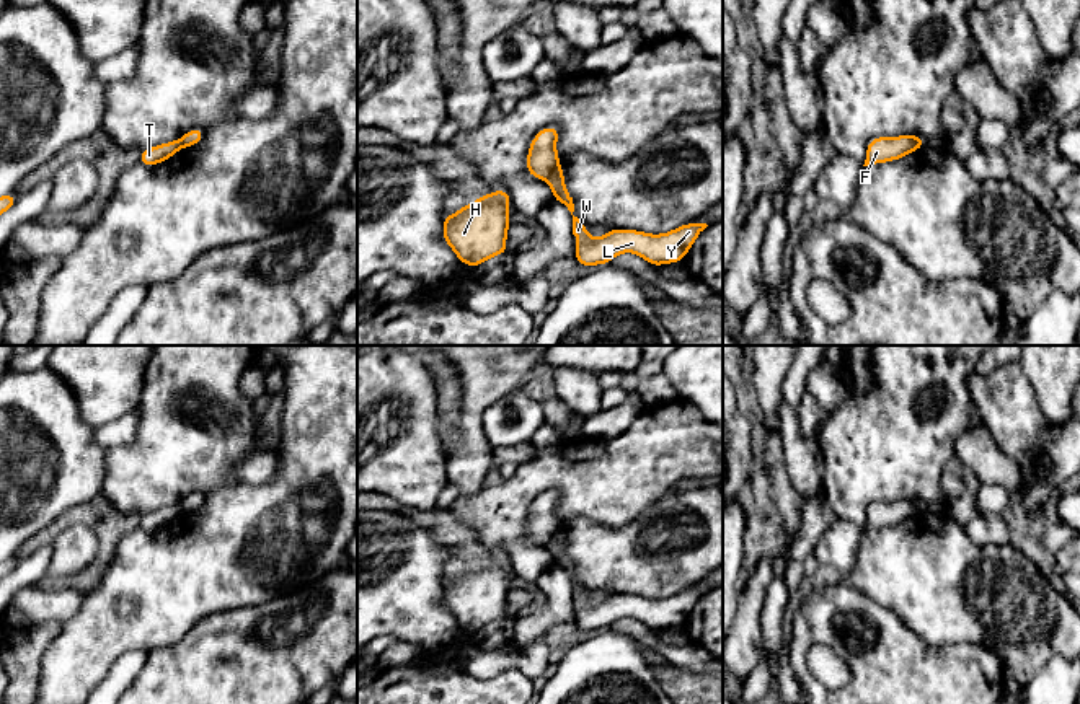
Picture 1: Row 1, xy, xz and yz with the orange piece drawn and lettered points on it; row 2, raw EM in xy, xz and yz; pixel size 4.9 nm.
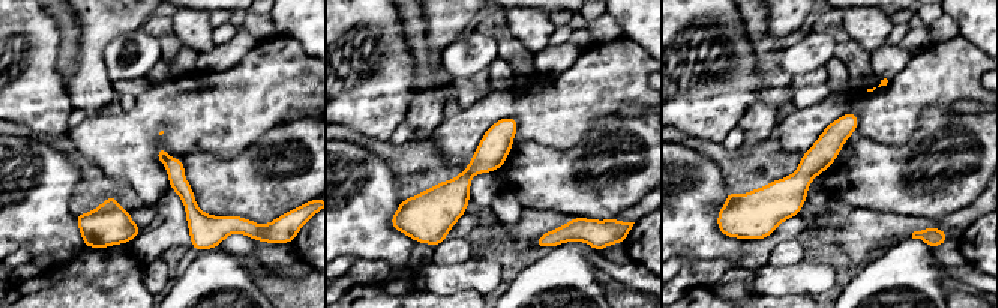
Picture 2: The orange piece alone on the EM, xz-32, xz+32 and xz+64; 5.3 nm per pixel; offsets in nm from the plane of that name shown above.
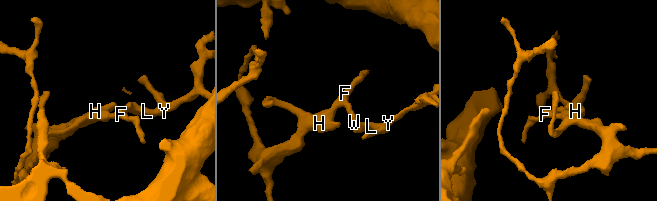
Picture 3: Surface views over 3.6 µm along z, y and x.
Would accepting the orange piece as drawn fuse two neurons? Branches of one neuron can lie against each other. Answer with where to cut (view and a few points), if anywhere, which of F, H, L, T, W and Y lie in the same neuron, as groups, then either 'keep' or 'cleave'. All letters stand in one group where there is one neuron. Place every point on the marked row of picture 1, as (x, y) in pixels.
cut xz (558, 165), (545, 178); groups F H T / L W Y; cleave

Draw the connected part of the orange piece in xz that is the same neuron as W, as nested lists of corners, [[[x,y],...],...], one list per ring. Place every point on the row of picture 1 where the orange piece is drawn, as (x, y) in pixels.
[[[573,215],[573,235],[578,240],[576,264],[609,264],[622,253],[635,253],[651,266],[662,266],[684,261],[697,236],[706,223],[685,223],[669,233],[649,235],[638,230],[612,228],[605,236],[591,238],[584,225]]]

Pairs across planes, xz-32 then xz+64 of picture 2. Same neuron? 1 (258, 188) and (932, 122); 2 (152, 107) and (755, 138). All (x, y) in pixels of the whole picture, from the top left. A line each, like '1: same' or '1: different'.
1: same
2: different

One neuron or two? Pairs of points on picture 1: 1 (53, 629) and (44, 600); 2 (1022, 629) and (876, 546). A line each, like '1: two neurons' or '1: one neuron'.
1: two neurons
2: one neuron

